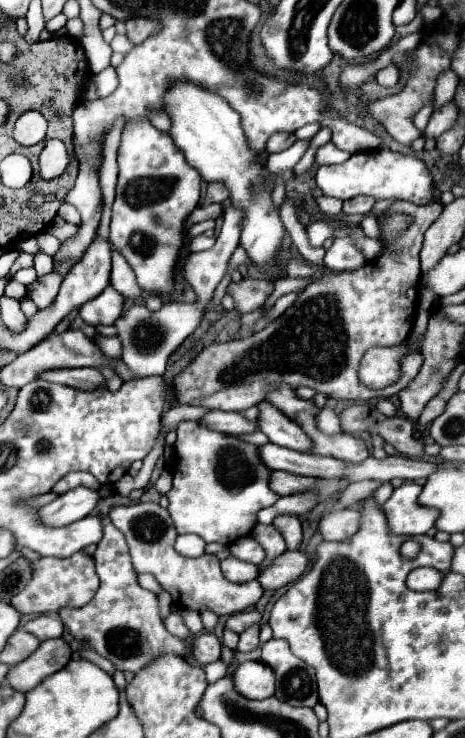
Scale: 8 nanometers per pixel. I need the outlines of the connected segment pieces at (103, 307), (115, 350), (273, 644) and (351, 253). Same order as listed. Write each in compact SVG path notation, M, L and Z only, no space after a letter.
M106 286L96 298L82 304L78 314L82 316L84 322L96 326L96 324L114 324L114 320L120 318L122 310L124 310L124 296L118 294L112 286Z
M94 336L100 350L110 358L120 358L120 340L116 336Z
M268 640L262 644L262 662L276 672L276 696L288 704L314 706L318 702L316 676L308 664L292 654L286 640Z
M352 236L334 240L332 248L326 250L324 264L334 270L358 270L366 264L366 256L356 248L356 242Z

